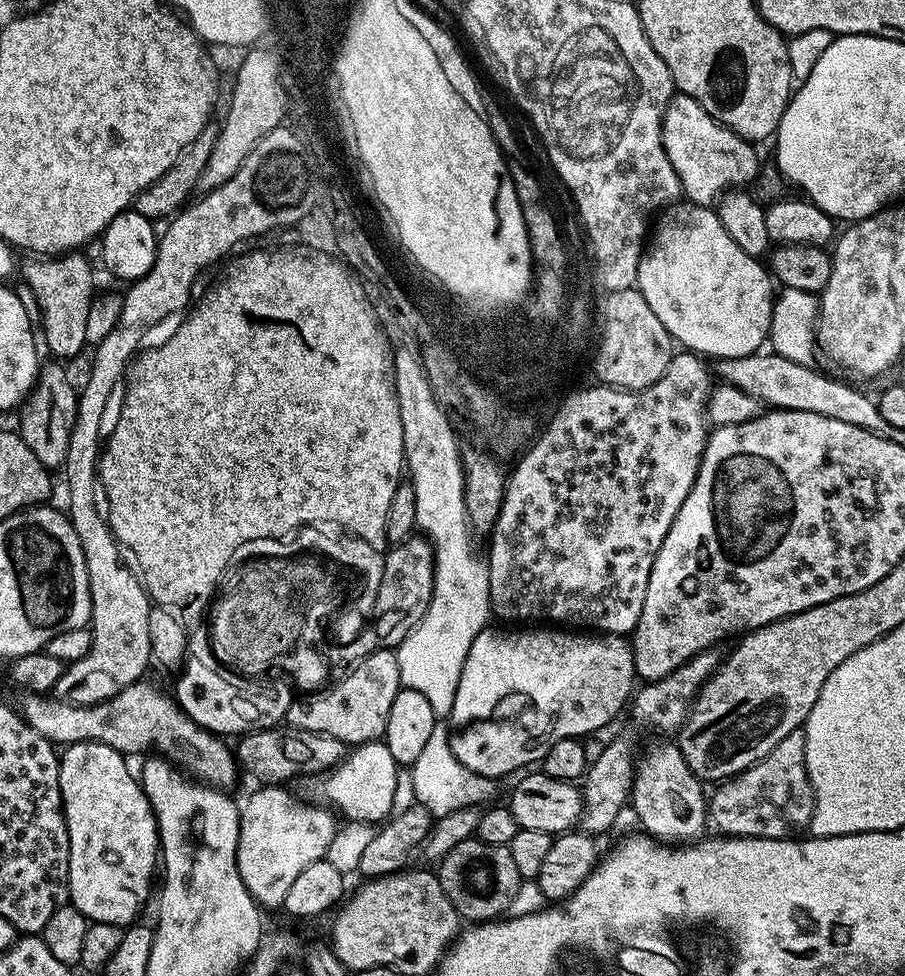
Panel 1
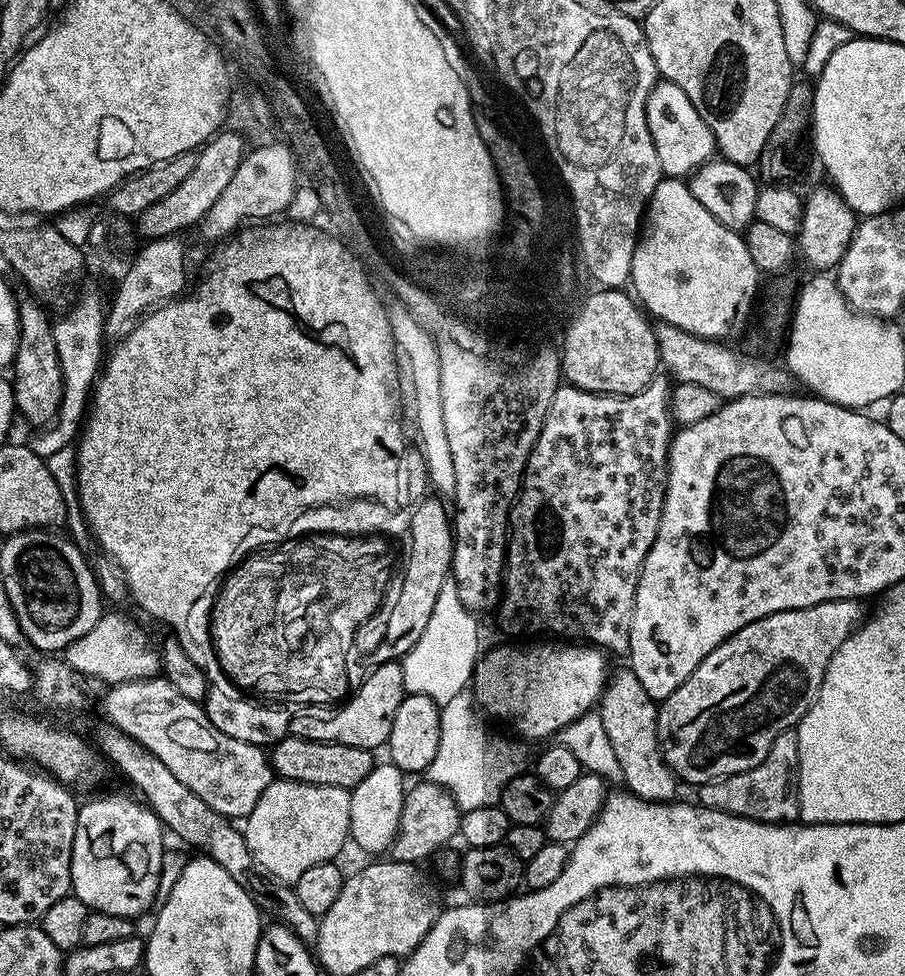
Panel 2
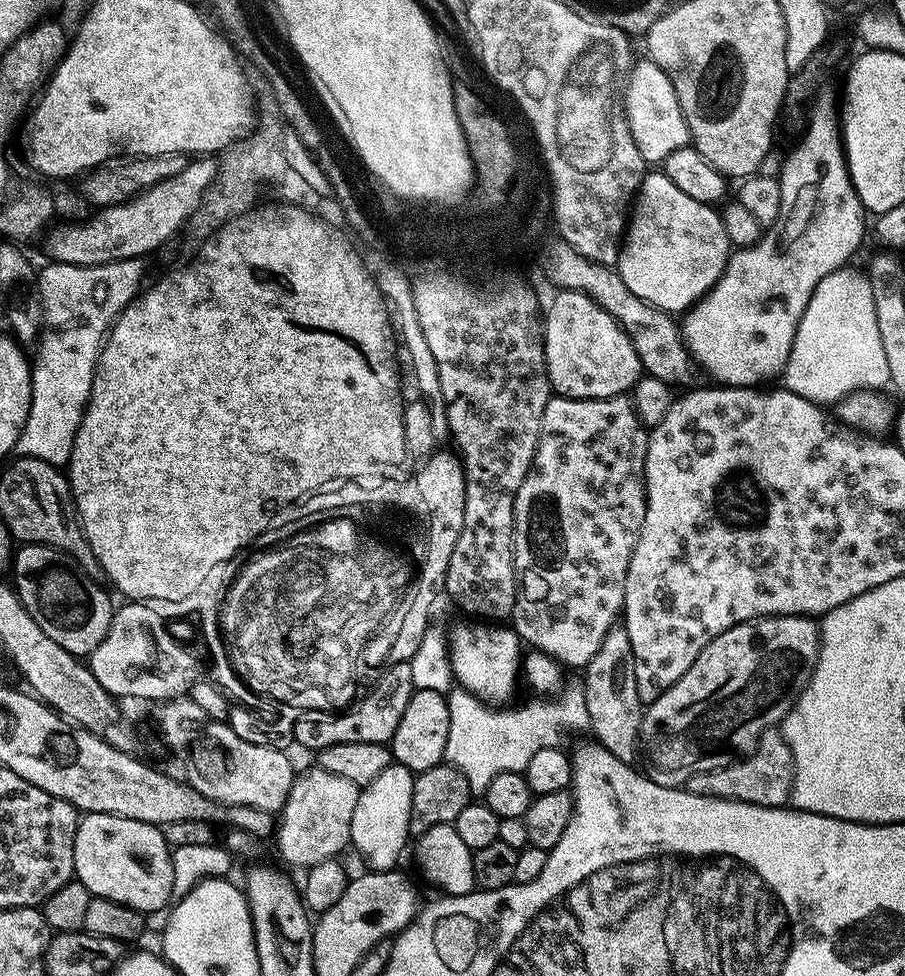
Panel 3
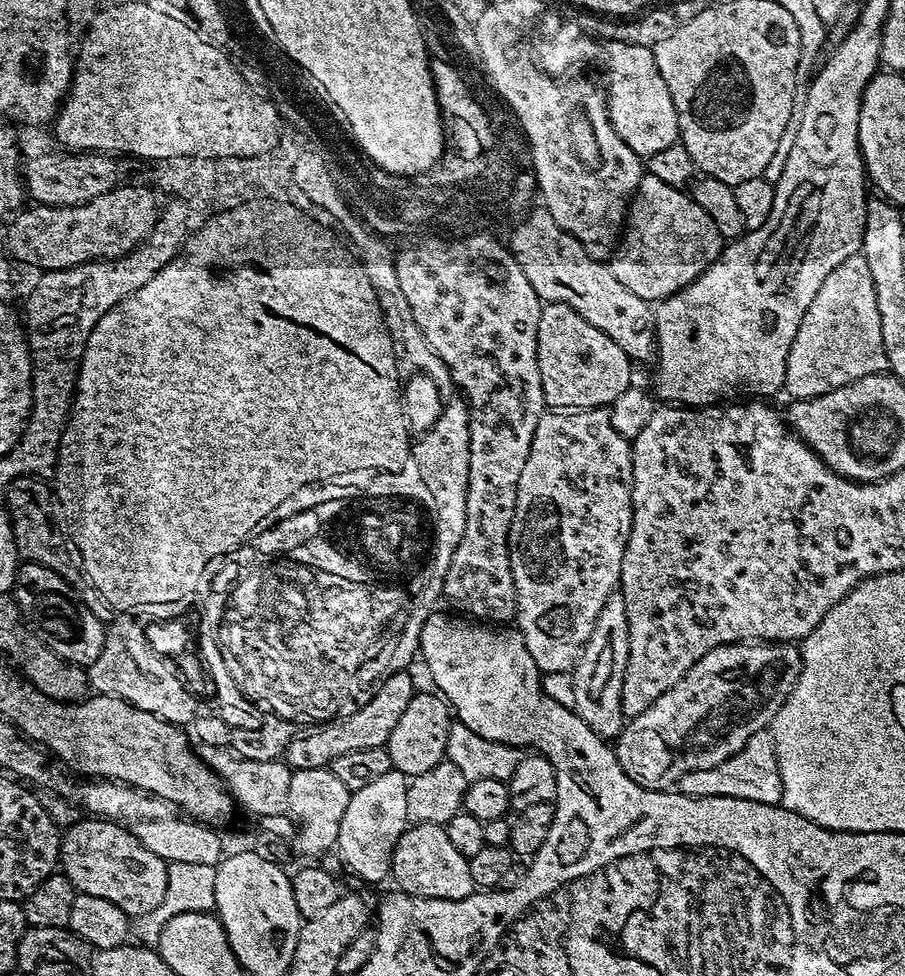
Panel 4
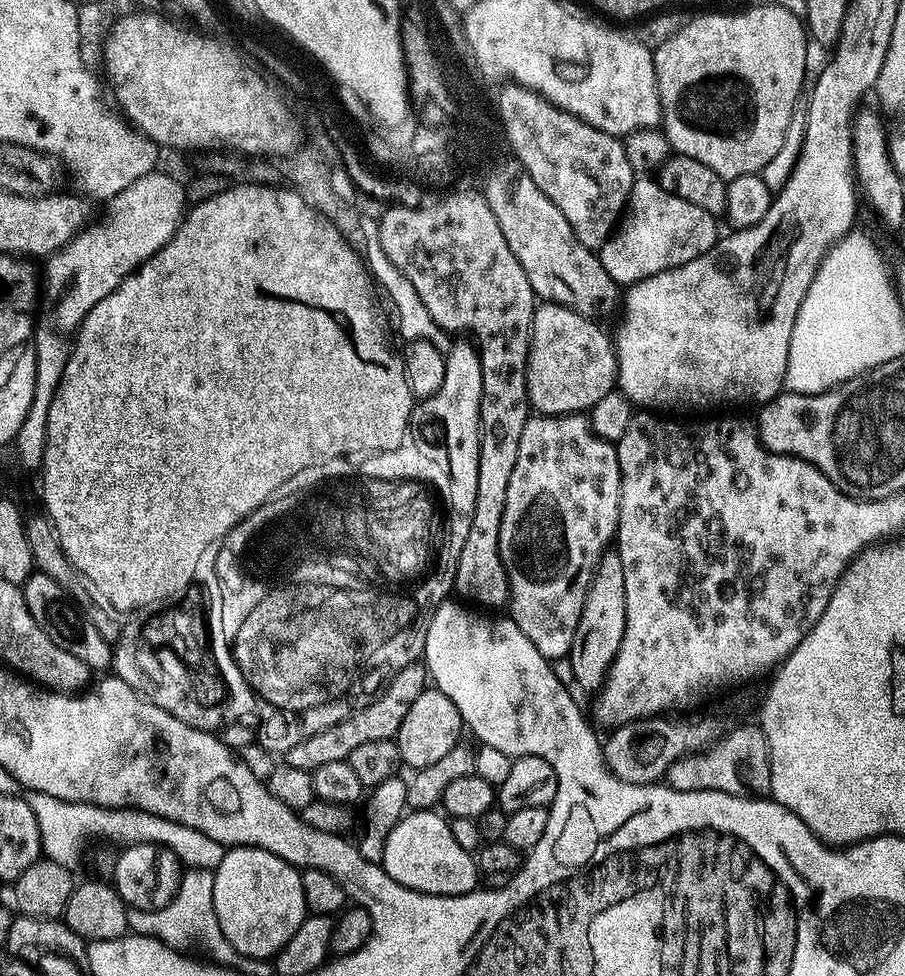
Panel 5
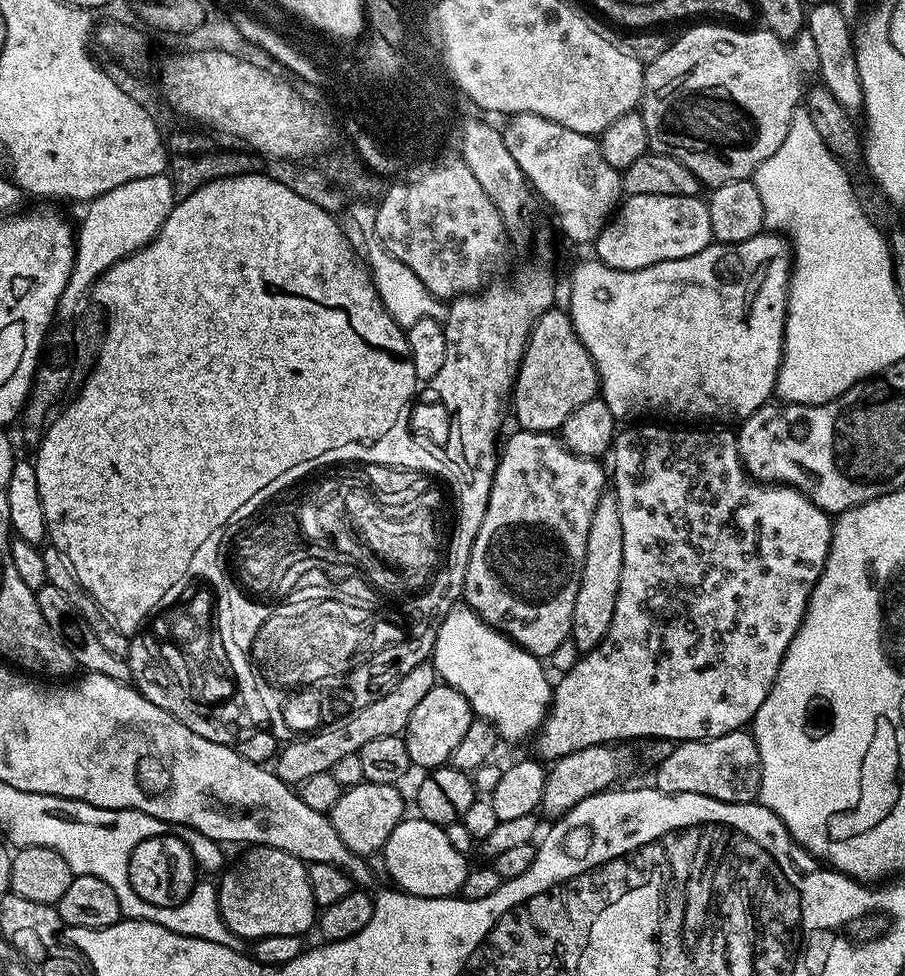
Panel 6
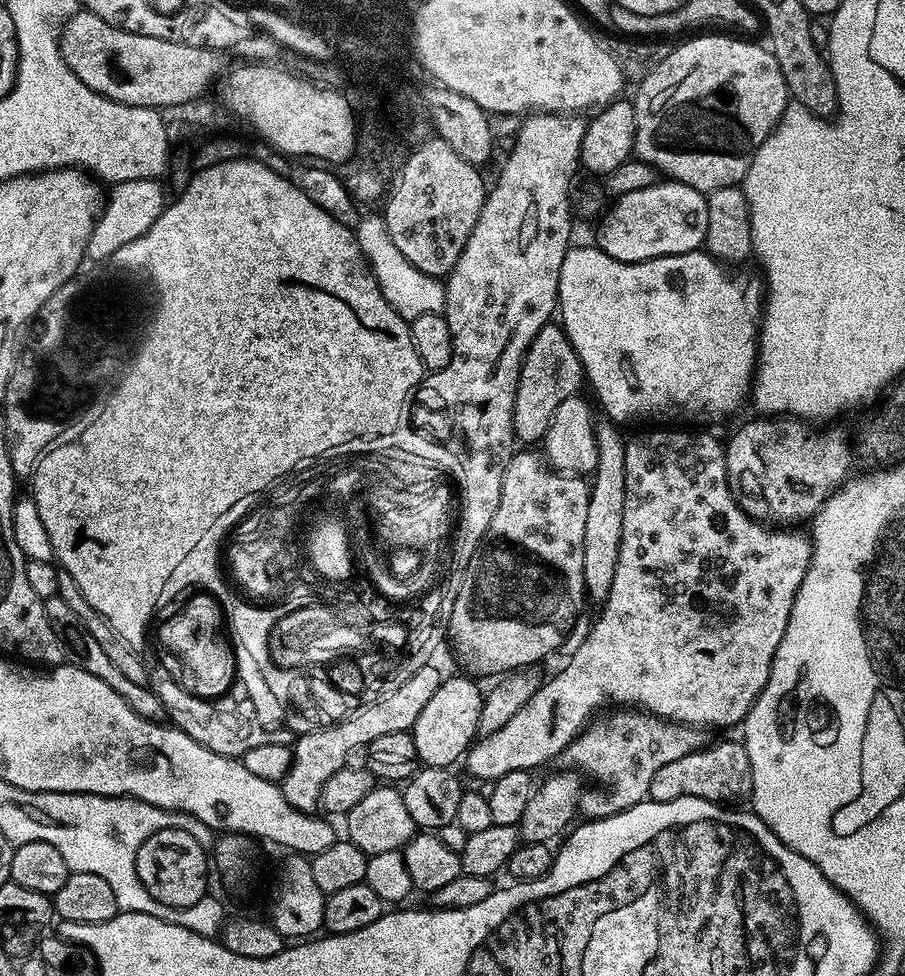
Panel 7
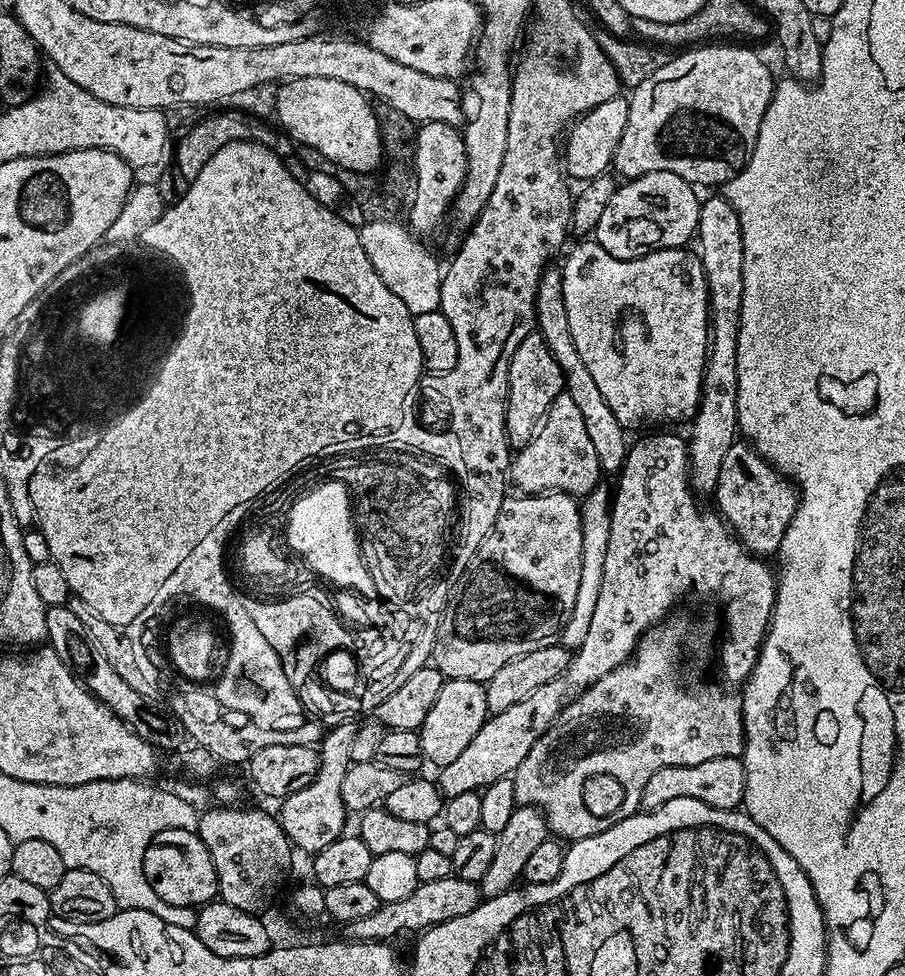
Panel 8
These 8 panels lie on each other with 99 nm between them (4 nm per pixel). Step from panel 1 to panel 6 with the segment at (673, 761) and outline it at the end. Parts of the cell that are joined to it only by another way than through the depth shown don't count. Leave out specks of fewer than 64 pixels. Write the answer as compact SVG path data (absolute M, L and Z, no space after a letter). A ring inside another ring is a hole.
M605 494L594 506L594 518L590 518L590 534L586 534L586 558L582 562L582 574L578 582L578 598L574 598L571 643L576 643L577 653L594 650L606 638L610 621L614 618L614 602L618 602L618 586L622 582L622 518L615 495Z

